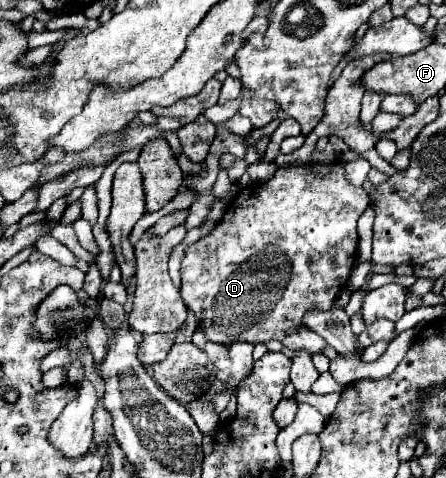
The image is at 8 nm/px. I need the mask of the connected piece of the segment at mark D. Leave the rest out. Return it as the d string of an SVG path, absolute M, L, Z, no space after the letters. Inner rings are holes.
M338 162L332 166L318 166L318 164L302 164L302 166L286 166L286 168L278 168L276 174L262 184L250 184L248 188L242 188L238 192L238 196L228 204L222 220L218 222L218 226L214 228L214 232L206 238L200 238L198 242L194 242L192 246L186 248L184 258L182 258L182 300L184 306L194 312L198 326L202 328L202 332L206 334L206 340L216 342L216 344L224 344L230 346L234 342L248 342L248 344L266 344L270 340L278 340L282 342L286 334L298 330L302 326L302 318L306 312L310 310L330 310L334 298L338 296L338 292L346 290L348 286L348 278L350 272L354 268L356 262L356 244L358 244L358 232L356 232L356 222L360 218L360 214L366 210L366 206L370 204L368 194L358 188L352 186L346 180L346 170L344 170L346 162Z

